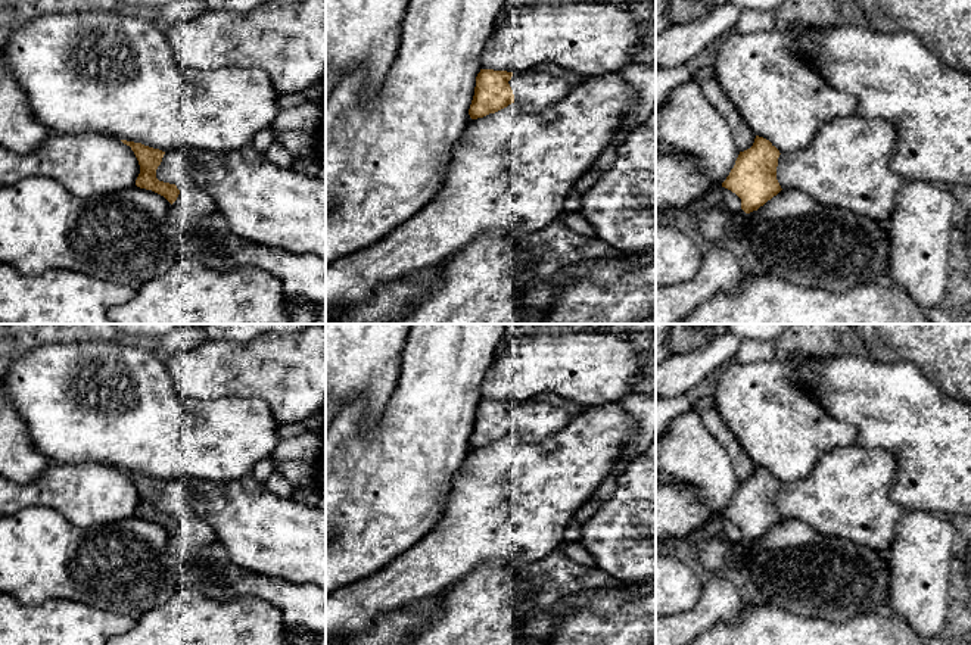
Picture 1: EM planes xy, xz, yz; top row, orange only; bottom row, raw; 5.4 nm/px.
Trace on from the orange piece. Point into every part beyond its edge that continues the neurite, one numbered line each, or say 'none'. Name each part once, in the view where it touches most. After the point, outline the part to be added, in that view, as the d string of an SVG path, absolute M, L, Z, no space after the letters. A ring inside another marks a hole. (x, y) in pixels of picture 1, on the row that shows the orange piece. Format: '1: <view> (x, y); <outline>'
1: xy (193, 202); M181 180L177 184L180 194L171 205L171 222L178 234L183 237L187 234L190 224L203 215L215 212L215 200L206 190L200 188L192 180Z

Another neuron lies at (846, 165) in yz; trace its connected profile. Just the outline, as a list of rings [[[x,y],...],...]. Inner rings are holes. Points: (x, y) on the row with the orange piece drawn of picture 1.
[[[858,113],[834,118],[818,130],[809,146],[779,155],[777,180],[782,190],[803,191],[822,205],[875,221],[891,221],[896,196],[905,184],[888,166],[896,141],[896,127],[890,121]]]

